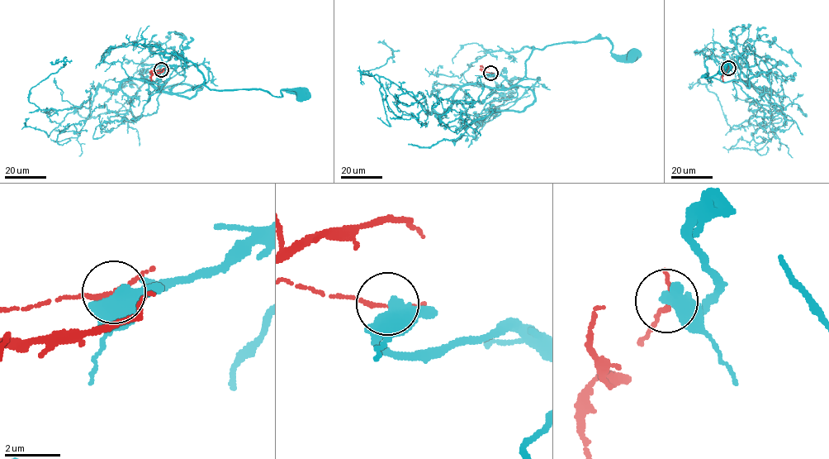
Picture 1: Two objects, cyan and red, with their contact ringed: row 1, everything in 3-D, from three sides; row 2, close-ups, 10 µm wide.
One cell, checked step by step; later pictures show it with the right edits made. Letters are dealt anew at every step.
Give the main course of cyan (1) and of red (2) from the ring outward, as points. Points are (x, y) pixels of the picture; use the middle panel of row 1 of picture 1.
1: (490, 72), (517, 96), (491, 107), (523, 111), (533, 93), (510, 87), (534, 49), (606, 38), (632, 56)
2: (490, 73), (481, 70), (493, 68)

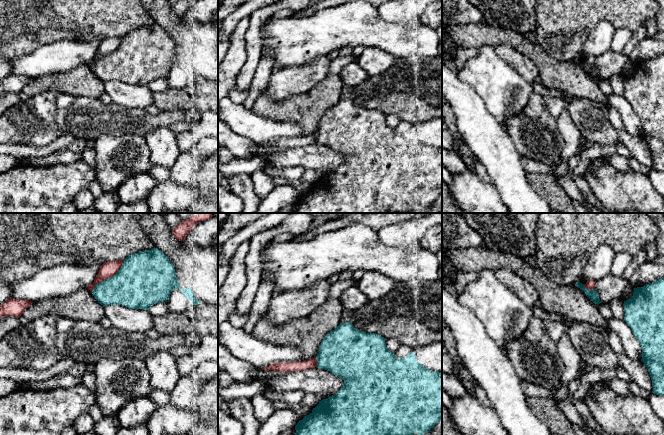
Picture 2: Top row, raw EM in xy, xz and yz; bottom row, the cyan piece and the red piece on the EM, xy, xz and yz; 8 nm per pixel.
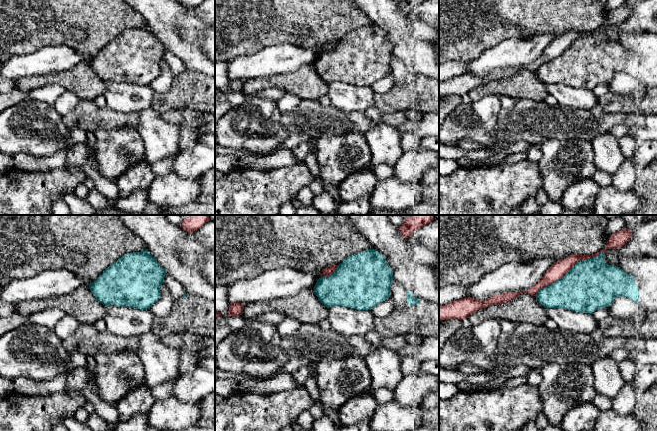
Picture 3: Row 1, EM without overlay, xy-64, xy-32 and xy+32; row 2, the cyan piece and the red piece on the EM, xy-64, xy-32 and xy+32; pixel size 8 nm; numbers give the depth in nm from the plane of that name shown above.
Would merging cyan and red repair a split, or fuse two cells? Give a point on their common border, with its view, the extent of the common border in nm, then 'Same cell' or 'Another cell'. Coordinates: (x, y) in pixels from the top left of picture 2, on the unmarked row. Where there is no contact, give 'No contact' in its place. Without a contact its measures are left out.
Touches cyan at xy (111, 53). Shared border 380 nm. Another cell

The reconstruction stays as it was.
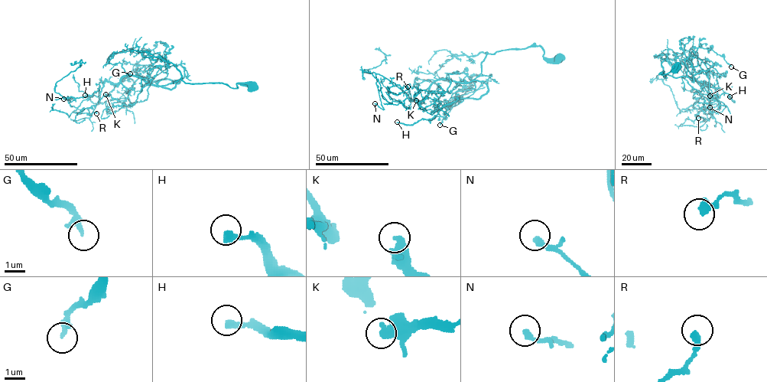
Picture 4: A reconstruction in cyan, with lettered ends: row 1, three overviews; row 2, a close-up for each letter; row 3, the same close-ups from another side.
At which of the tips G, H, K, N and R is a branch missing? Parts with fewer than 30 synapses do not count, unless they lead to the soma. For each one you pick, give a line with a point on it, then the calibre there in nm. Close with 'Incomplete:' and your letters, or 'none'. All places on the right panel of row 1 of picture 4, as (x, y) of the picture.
H: (729, 96) | 320 nm
Incomplete: H

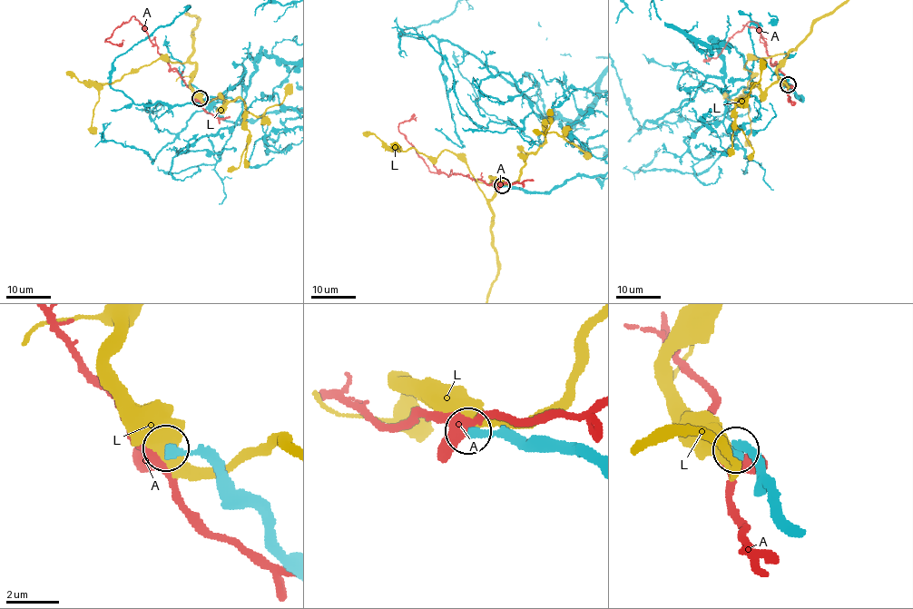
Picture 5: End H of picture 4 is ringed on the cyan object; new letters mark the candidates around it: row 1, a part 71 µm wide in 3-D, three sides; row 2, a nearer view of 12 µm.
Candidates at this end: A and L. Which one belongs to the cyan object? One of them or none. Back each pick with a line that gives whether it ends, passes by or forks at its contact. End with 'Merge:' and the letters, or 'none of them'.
Merge: none of them

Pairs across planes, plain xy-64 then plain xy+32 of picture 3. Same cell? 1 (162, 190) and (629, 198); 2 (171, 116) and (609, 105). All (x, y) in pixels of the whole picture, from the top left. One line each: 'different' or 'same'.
1: same
2: different

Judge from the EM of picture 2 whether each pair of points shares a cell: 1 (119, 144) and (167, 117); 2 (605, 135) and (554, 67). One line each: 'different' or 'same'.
1: different
2: different

